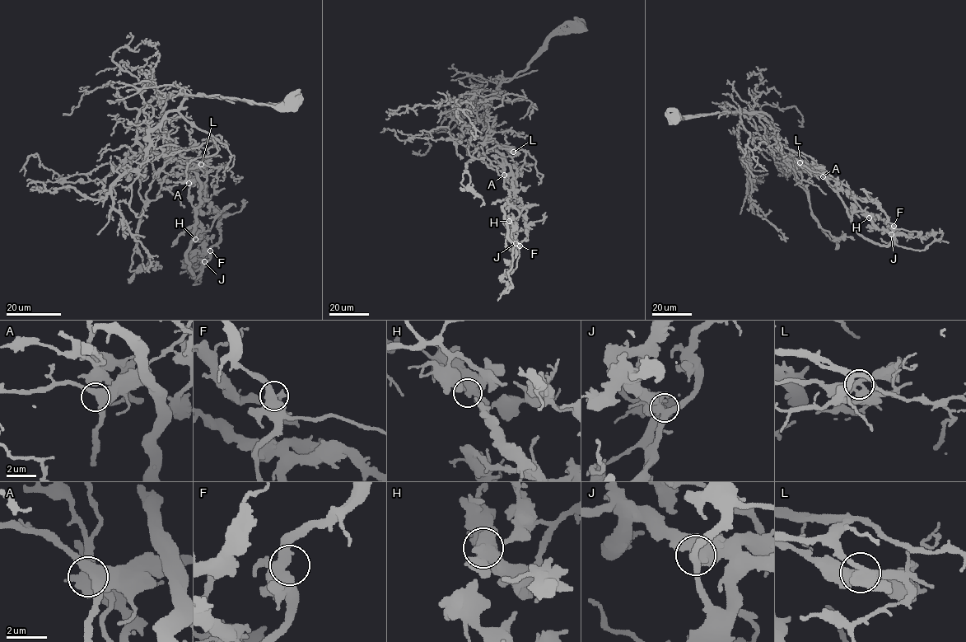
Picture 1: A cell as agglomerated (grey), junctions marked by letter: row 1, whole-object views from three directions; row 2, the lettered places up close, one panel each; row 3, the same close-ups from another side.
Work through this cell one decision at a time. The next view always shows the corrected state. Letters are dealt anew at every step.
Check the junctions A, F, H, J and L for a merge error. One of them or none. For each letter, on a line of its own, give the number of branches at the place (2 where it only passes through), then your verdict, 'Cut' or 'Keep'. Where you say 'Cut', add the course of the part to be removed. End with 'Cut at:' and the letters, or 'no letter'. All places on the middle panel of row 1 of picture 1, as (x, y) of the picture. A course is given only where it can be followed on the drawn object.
A: Branches: 3. Keep
F: Branches: 3. Keep
H: Branches: 3. Keep
J: Branches: 3. Keep
L: Branches: 3. Cut. Course of the part to remove: (513, 152), (485, 137), (484, 115), (499, 91), (447, 99), (468, 117), (474, 136), (470, 130)
Cut at: L

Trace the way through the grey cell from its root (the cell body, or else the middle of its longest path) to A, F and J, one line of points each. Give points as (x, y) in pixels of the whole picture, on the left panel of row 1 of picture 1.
A: (290, 102), (170, 96), (161, 113), (167, 143), (162, 154), (181, 159), (195, 173), (198, 179), (188, 183)
F: (290, 102), (202, 94), (165, 100), (162, 154), (184, 161), (200, 185), (186, 254), (193, 277), (210, 250)
J: (290, 102), (202, 94), (165, 100), (162, 154), (184, 161), (200, 185), (186, 254), (193, 277), (204, 261)

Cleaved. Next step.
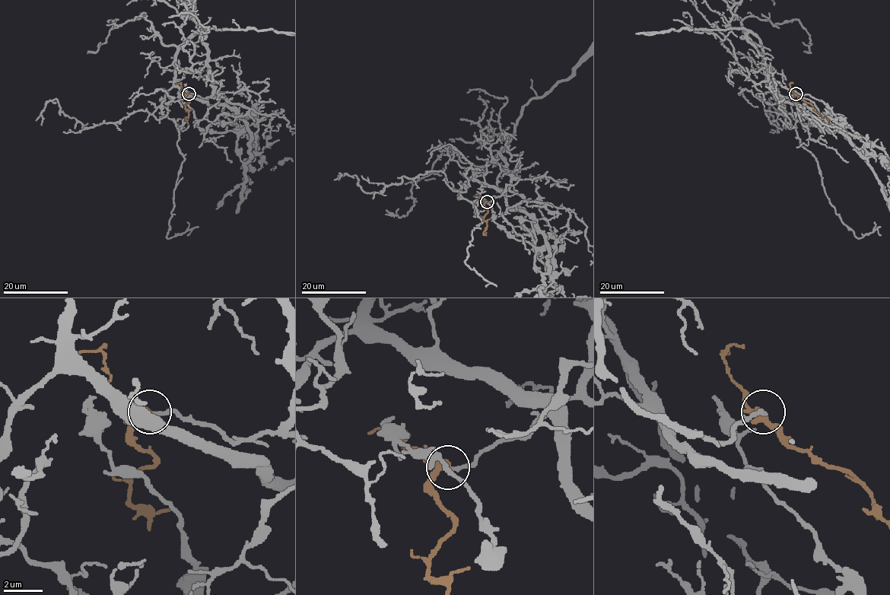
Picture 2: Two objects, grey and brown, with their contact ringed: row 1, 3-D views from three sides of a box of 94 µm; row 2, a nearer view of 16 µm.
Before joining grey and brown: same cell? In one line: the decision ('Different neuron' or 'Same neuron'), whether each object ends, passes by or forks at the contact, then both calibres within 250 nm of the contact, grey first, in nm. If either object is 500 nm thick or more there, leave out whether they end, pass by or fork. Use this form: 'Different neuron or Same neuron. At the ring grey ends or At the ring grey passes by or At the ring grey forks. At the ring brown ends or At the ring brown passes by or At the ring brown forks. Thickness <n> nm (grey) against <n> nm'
Same neuron. At the ring grey ends. At the ring brown passes by. Thickness 190 nm (grey) against 320 nm

